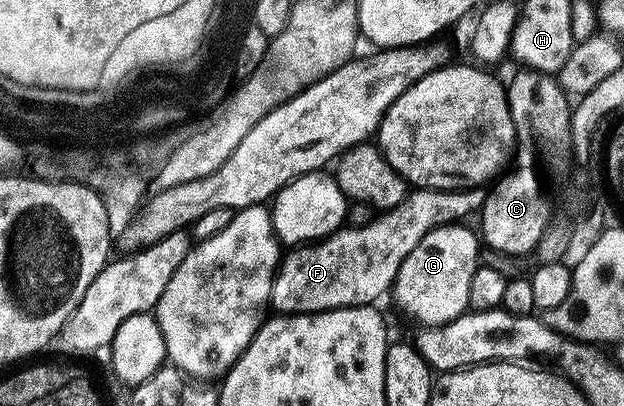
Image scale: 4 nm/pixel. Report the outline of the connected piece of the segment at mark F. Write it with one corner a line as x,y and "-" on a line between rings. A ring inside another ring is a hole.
470,186
464,190
446,190
444,188
418,188
406,191
404,199
398,201
393,208
386,208
380,214
374,215
368,224
358,228
342,227
325,237
320,242
310,242
297,246
293,252
280,261
273,277
272,307
277,310
288,310
293,314
303,312
328,312
331,308
351,308
354,306
369,306
381,295
390,291
391,285
397,279
399,266
419,246
419,242
432,228
440,228
446,224
464,221
464,216
476,213
485,204
486,189
481,186

